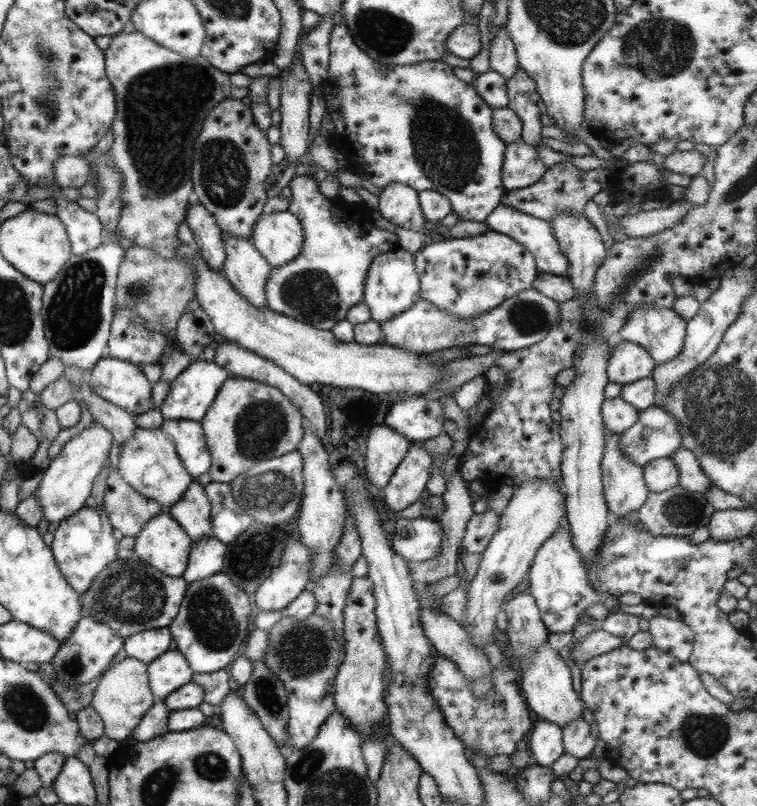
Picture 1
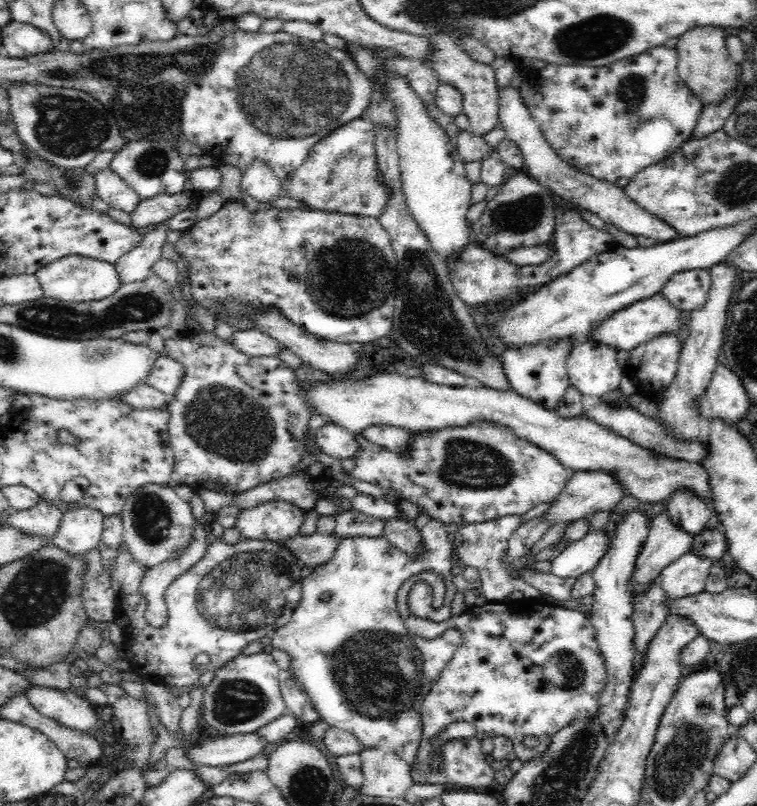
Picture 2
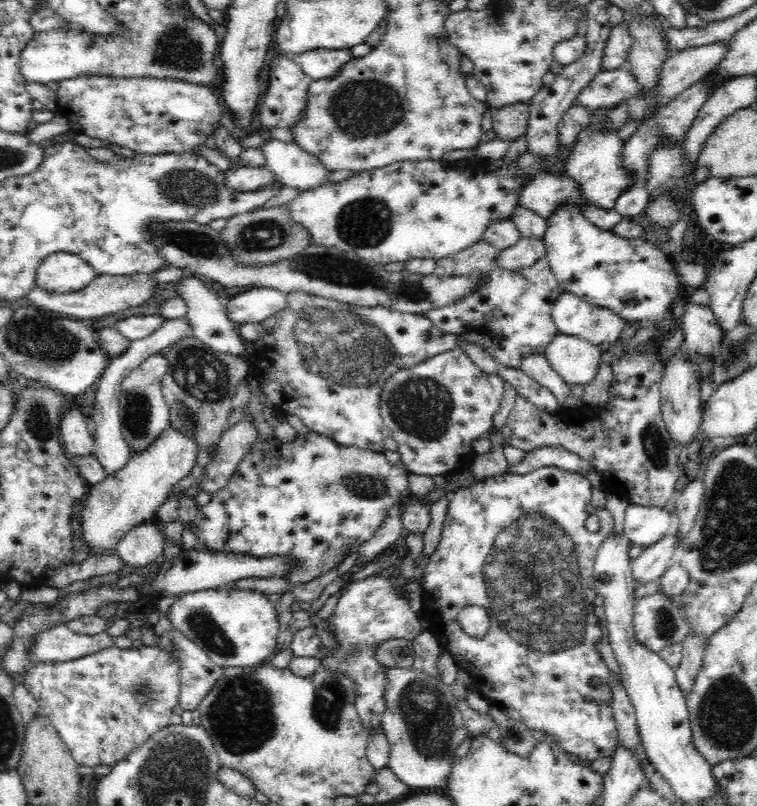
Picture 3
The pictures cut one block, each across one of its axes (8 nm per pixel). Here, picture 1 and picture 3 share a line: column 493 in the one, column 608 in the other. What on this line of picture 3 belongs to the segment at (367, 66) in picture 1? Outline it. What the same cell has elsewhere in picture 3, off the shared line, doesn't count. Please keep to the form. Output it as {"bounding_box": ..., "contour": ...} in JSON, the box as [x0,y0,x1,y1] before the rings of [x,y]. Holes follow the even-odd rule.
{"bounding_box":[566,110,631,209],"contour":[[[608,110],[593,112],[591,124],[578,134],[578,144],[574,146],[574,152],[566,160],[566,175],[570,175],[578,181],[578,187],[584,193],[584,204],[590,203],[602,209],[613,209],[614,201],[630,185],[631,180],[625,176],[625,170],[621,168],[621,148],[623,142],[616,137],[616,130],[605,130],[604,116]]]}

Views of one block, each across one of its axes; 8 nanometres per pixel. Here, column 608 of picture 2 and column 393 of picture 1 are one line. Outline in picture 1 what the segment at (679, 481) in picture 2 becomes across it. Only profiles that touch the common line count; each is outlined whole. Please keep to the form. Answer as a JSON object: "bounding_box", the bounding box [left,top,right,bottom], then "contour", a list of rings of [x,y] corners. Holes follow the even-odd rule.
{"bounding_box":[363,421,413,490],"contour":[[[381,421],[371,428],[363,442],[366,444],[364,464],[367,480],[383,490],[413,442]]]}

